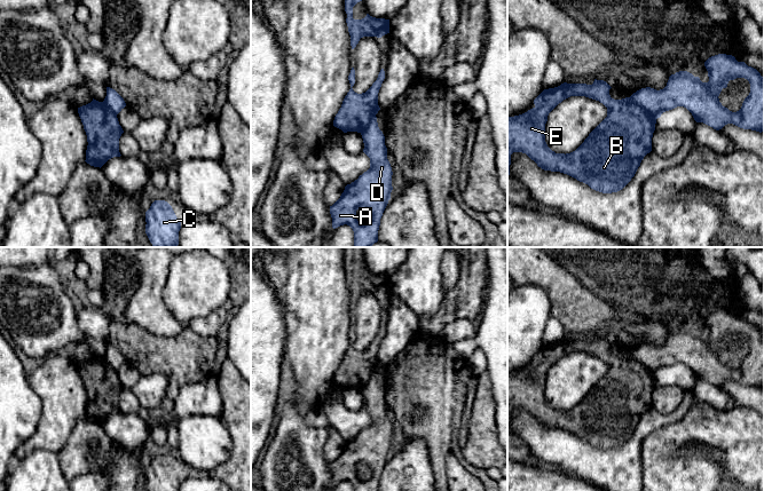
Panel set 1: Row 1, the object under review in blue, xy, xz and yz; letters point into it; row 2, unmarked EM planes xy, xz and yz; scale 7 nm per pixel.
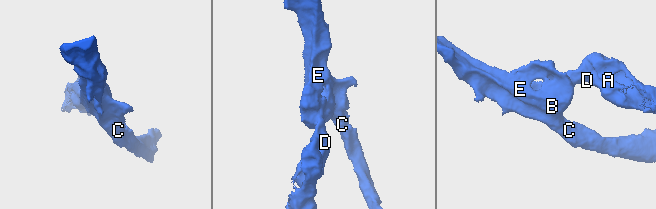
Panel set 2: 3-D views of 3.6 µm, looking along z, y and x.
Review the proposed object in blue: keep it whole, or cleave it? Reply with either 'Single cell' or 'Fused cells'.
Fused cells

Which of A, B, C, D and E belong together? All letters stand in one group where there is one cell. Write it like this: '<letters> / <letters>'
A D / B C E

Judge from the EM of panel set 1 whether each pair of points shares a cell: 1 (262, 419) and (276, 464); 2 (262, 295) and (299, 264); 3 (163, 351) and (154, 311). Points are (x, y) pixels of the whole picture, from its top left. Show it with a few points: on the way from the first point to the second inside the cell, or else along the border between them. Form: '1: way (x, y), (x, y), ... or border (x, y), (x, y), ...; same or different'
1: border (267, 445), (264, 450); different
2: border (265, 275), (285, 310); different
3: border (135, 323), (159, 335), (176, 335), (184, 327); different

